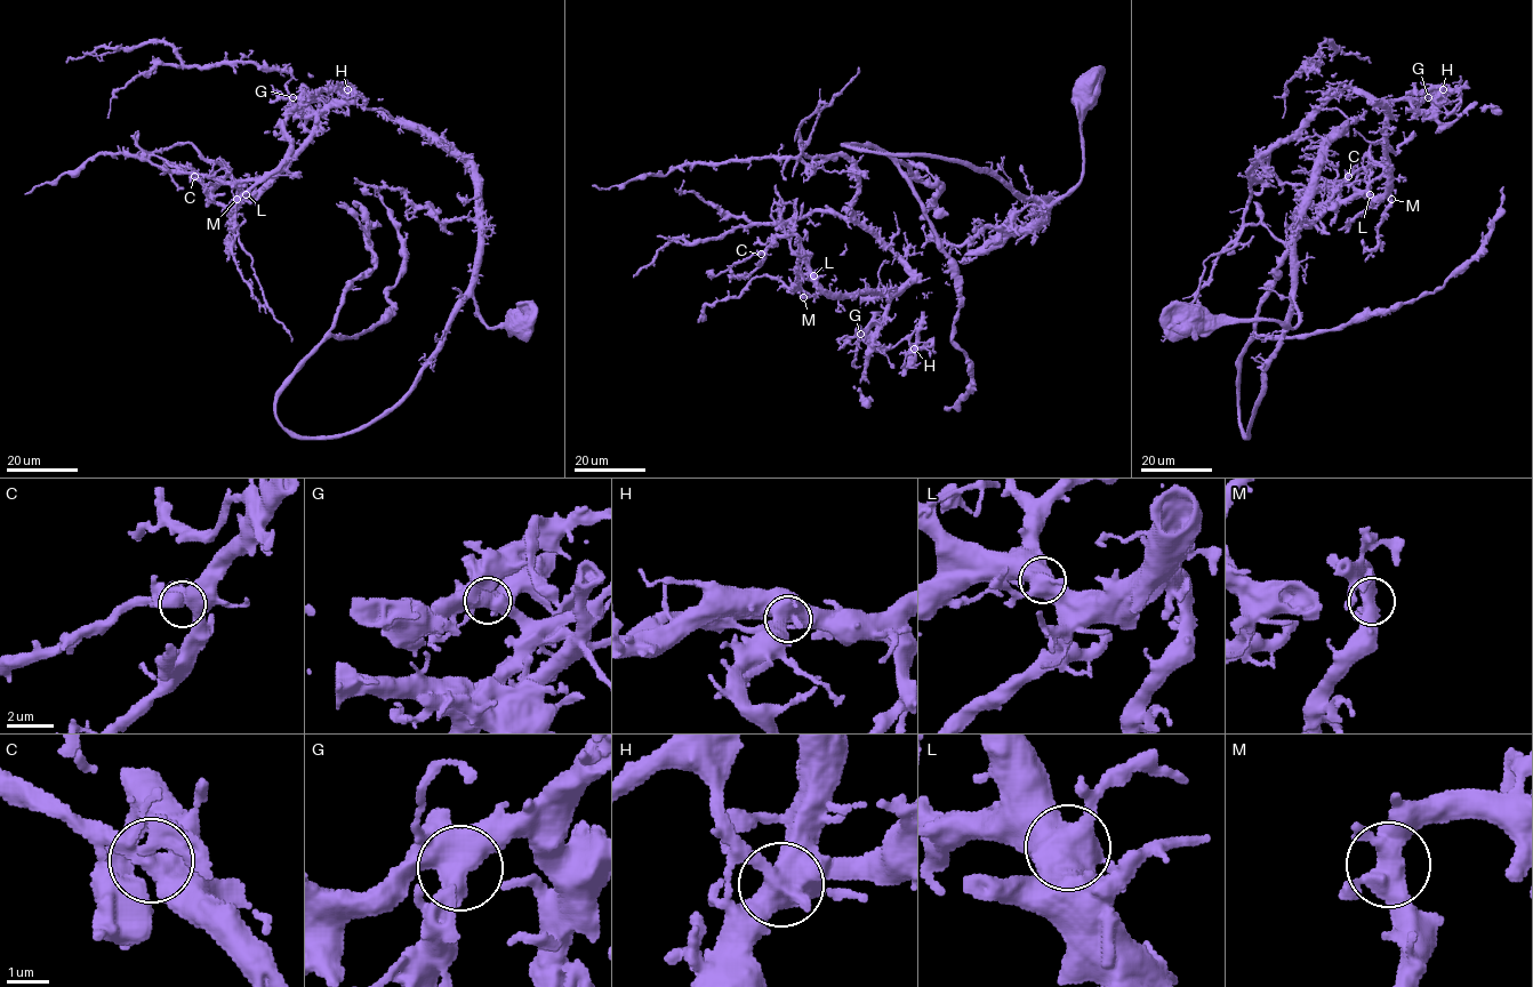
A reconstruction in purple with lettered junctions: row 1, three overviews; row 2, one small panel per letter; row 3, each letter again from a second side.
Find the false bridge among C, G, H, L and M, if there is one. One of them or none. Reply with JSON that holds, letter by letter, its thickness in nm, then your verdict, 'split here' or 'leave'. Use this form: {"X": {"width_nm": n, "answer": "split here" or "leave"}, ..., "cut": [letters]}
{"C": {"width_nm": 500, "answer": "leave"}, "G": {"width_nm": 550, "answer": "leave"}, "H": {"width_nm": 600, "answer": "split here"}, "L": {"width_nm": 480, "answer": "leave"}, "M": {"width_nm": 480, "answer": "leave"}, "cut": ["H"]}

